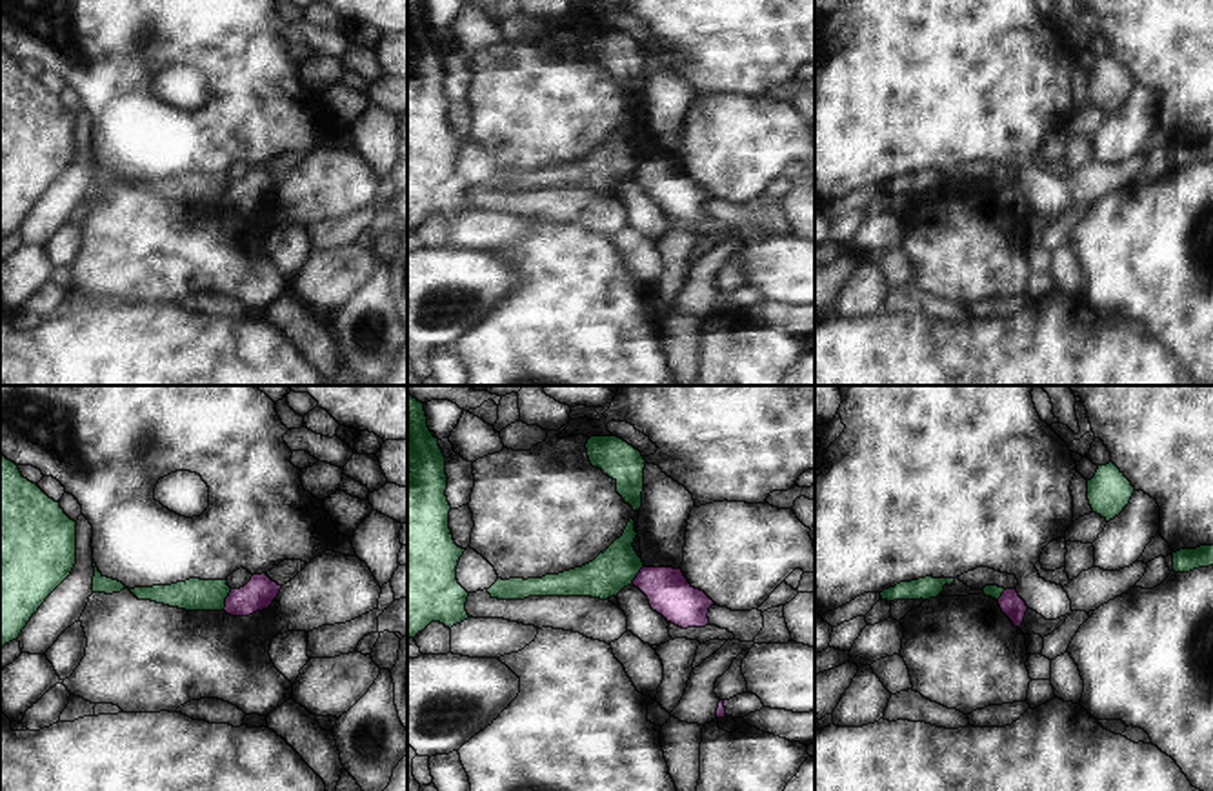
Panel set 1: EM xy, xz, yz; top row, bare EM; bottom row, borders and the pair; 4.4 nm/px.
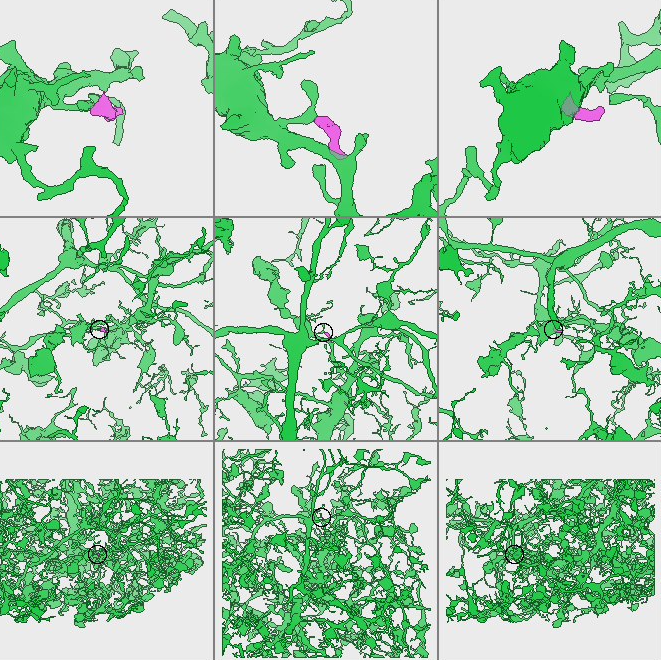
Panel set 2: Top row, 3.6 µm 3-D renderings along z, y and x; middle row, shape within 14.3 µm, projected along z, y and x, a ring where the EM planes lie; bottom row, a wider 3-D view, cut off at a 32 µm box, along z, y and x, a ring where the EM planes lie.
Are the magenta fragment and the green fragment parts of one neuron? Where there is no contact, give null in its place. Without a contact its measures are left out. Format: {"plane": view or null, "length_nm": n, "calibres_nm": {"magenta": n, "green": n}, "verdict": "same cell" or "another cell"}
{"plane": "xy", "length_nm": 100, "calibres_nm": {"magenta": 140, "green": 140}, "verdict": "another cell"}

